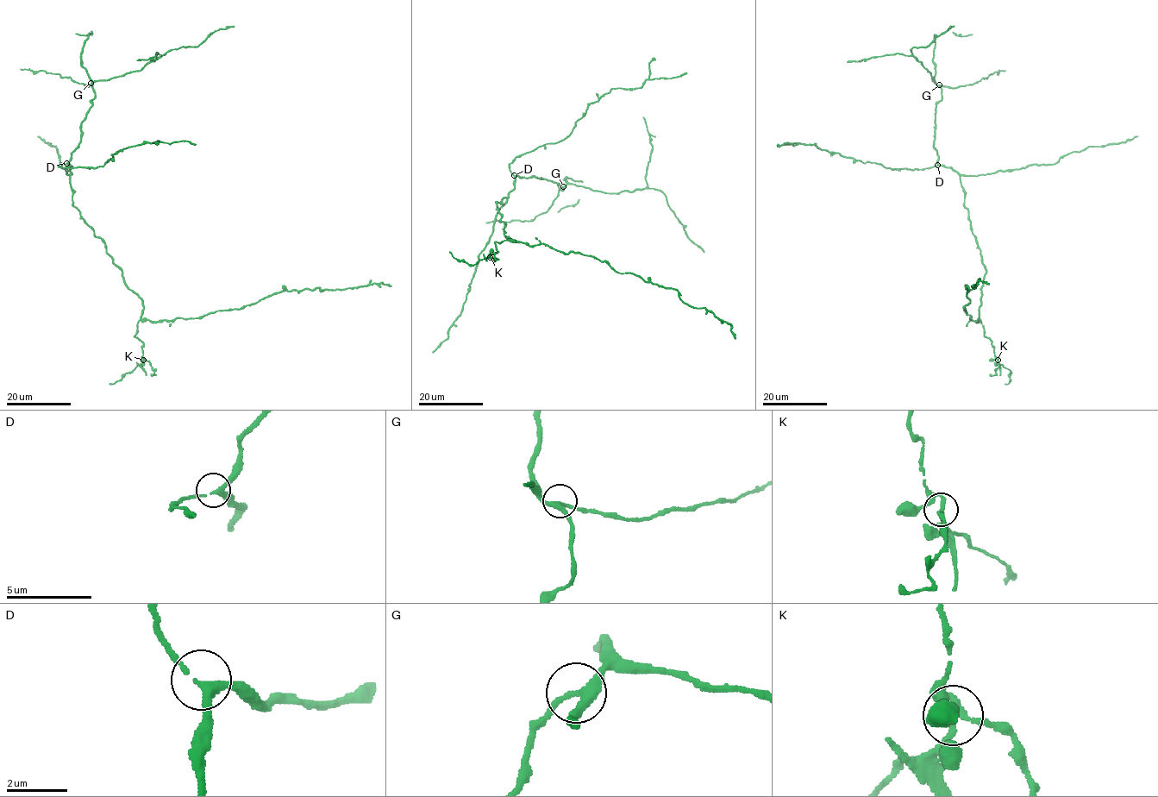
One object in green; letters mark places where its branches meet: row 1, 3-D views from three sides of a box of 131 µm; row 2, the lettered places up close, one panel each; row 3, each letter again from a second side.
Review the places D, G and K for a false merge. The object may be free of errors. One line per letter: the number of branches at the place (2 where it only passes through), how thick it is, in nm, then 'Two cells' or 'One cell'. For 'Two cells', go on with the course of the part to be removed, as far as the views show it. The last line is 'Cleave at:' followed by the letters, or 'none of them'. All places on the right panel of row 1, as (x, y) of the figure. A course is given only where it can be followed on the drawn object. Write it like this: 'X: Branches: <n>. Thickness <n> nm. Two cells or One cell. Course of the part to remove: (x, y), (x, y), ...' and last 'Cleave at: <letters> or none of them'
D: Branches: 3. Thickness 220 nm. One cell
G: Branches: 3. Thickness 260 nm. One cell
K: Branches: 3. Thickness 180 nm. Two cells. Course of the part to remove: (998, 360), (1010, 371), (1010, 379), (1005, 384)
Cleave at: K

